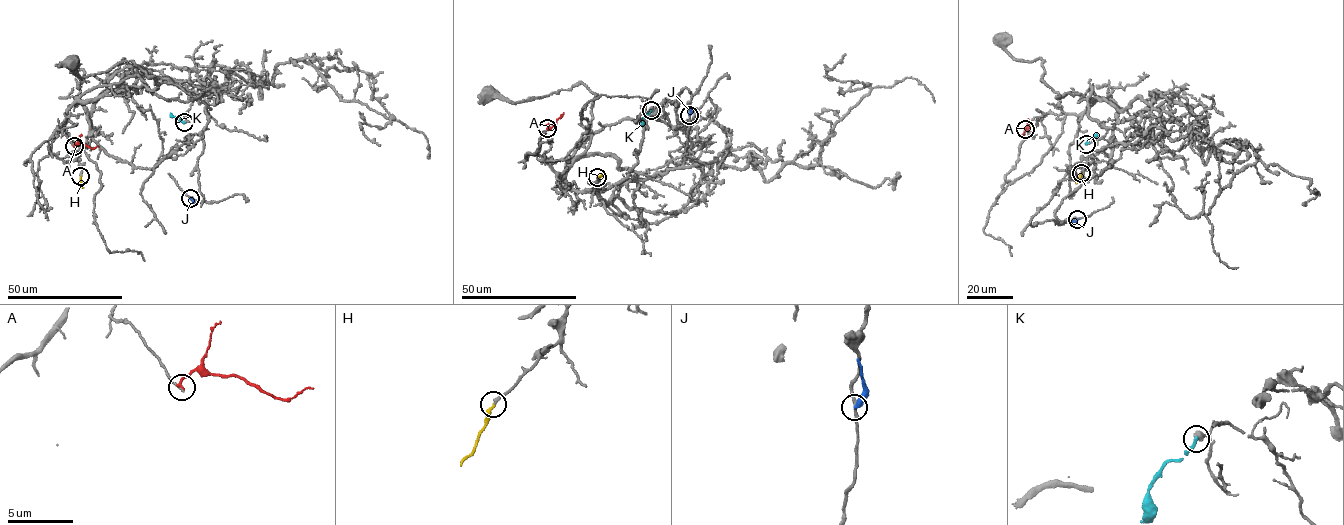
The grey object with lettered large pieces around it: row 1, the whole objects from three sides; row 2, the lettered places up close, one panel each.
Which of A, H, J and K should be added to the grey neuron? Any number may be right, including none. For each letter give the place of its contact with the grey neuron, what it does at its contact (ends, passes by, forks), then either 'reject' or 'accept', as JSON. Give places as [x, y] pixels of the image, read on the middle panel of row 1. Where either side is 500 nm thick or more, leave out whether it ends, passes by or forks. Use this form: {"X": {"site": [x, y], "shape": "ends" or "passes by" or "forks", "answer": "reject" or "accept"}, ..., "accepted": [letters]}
{"A": {"site": [547, 128], "shape": "ends", "answer": "reject"}, "H": {"site": [597, 177], "shape": "ends", "answer": "accept"}, "J": {"site": [689, 115], "shape": "ends", "answer": "reject"}, "K": {"site": [651, 110], "shape": "ends", "answer": "reject"}, "accepted": ["H"]}

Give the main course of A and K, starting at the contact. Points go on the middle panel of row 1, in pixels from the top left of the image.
A: (547, 128), (551, 128), (564, 113)
K: (651, 110), (641, 125)

